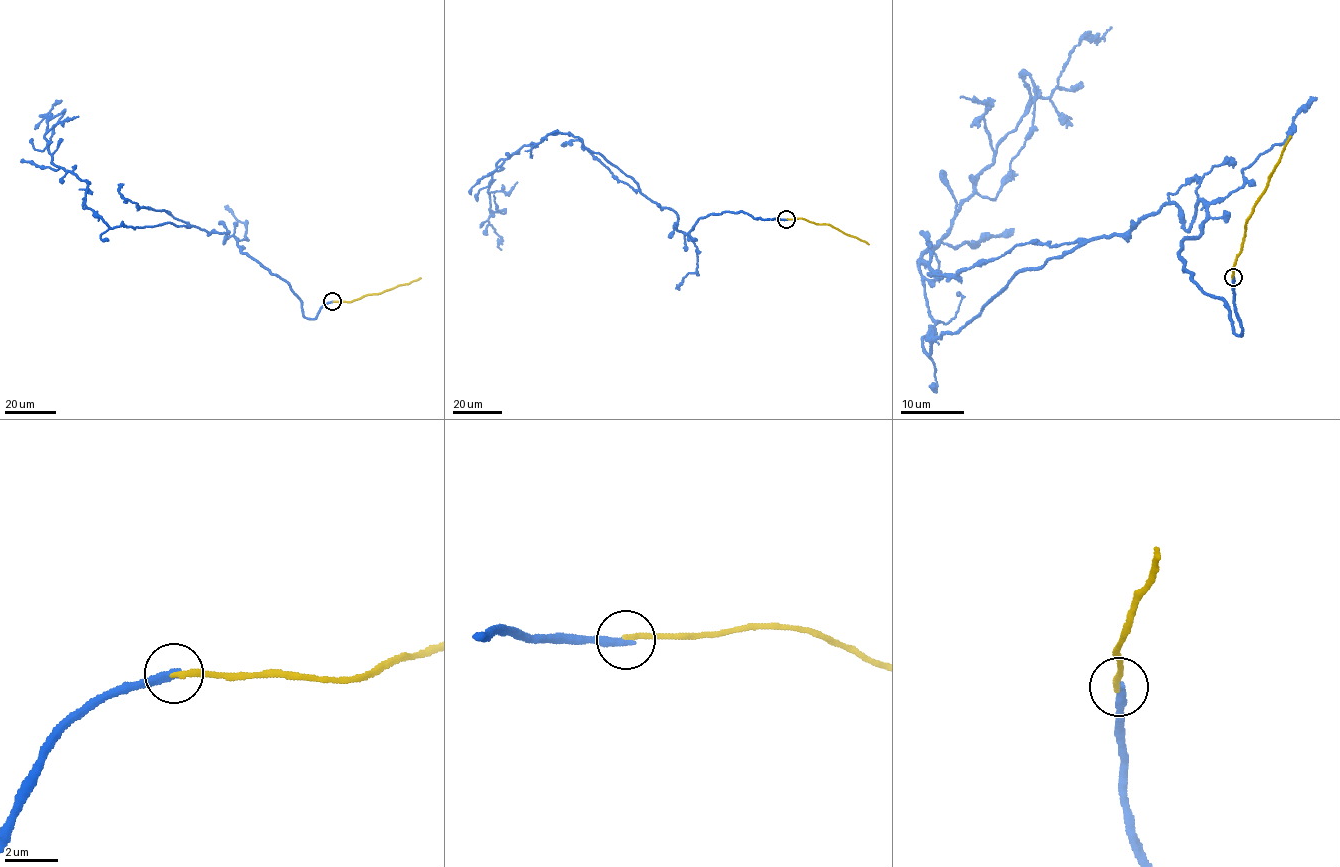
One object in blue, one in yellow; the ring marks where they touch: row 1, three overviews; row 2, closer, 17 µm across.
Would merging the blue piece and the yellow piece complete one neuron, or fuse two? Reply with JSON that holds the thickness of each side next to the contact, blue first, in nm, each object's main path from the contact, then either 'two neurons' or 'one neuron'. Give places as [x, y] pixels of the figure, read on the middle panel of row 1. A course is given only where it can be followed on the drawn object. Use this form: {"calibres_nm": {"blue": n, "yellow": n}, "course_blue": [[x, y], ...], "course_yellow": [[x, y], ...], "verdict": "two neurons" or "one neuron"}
{"calibres_nm": {"blue": 340, "yellow": 200}, "course_blue": [[786, 219], [726, 211], [682, 233], [673, 210], [558, 133], [496, 164], [490, 208], [505, 212], [493, 195]], "course_yellow": [[786, 219], [803, 218], [830, 224], [869, 244]], "verdict": "two neurons"}

